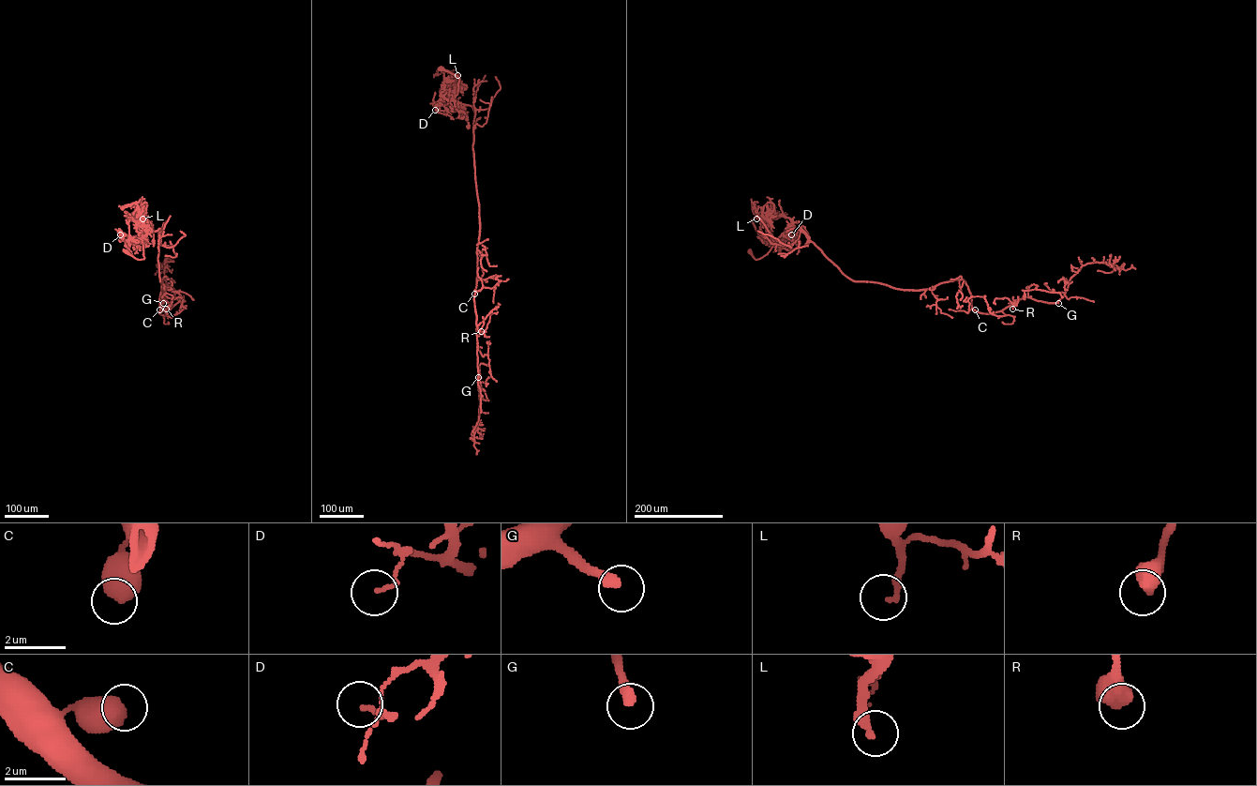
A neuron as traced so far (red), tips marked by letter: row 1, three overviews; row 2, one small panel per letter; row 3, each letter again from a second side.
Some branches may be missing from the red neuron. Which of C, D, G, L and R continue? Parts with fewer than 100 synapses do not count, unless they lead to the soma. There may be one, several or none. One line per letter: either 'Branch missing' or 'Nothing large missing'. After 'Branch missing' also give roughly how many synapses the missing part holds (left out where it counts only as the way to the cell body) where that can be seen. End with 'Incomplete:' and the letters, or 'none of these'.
C: Nothing large missing
D: Nothing large missing
G: Branch missing. Roughly 110 synapses
L: Nothing large missing
R: Nothing large missing
Incomplete: G

